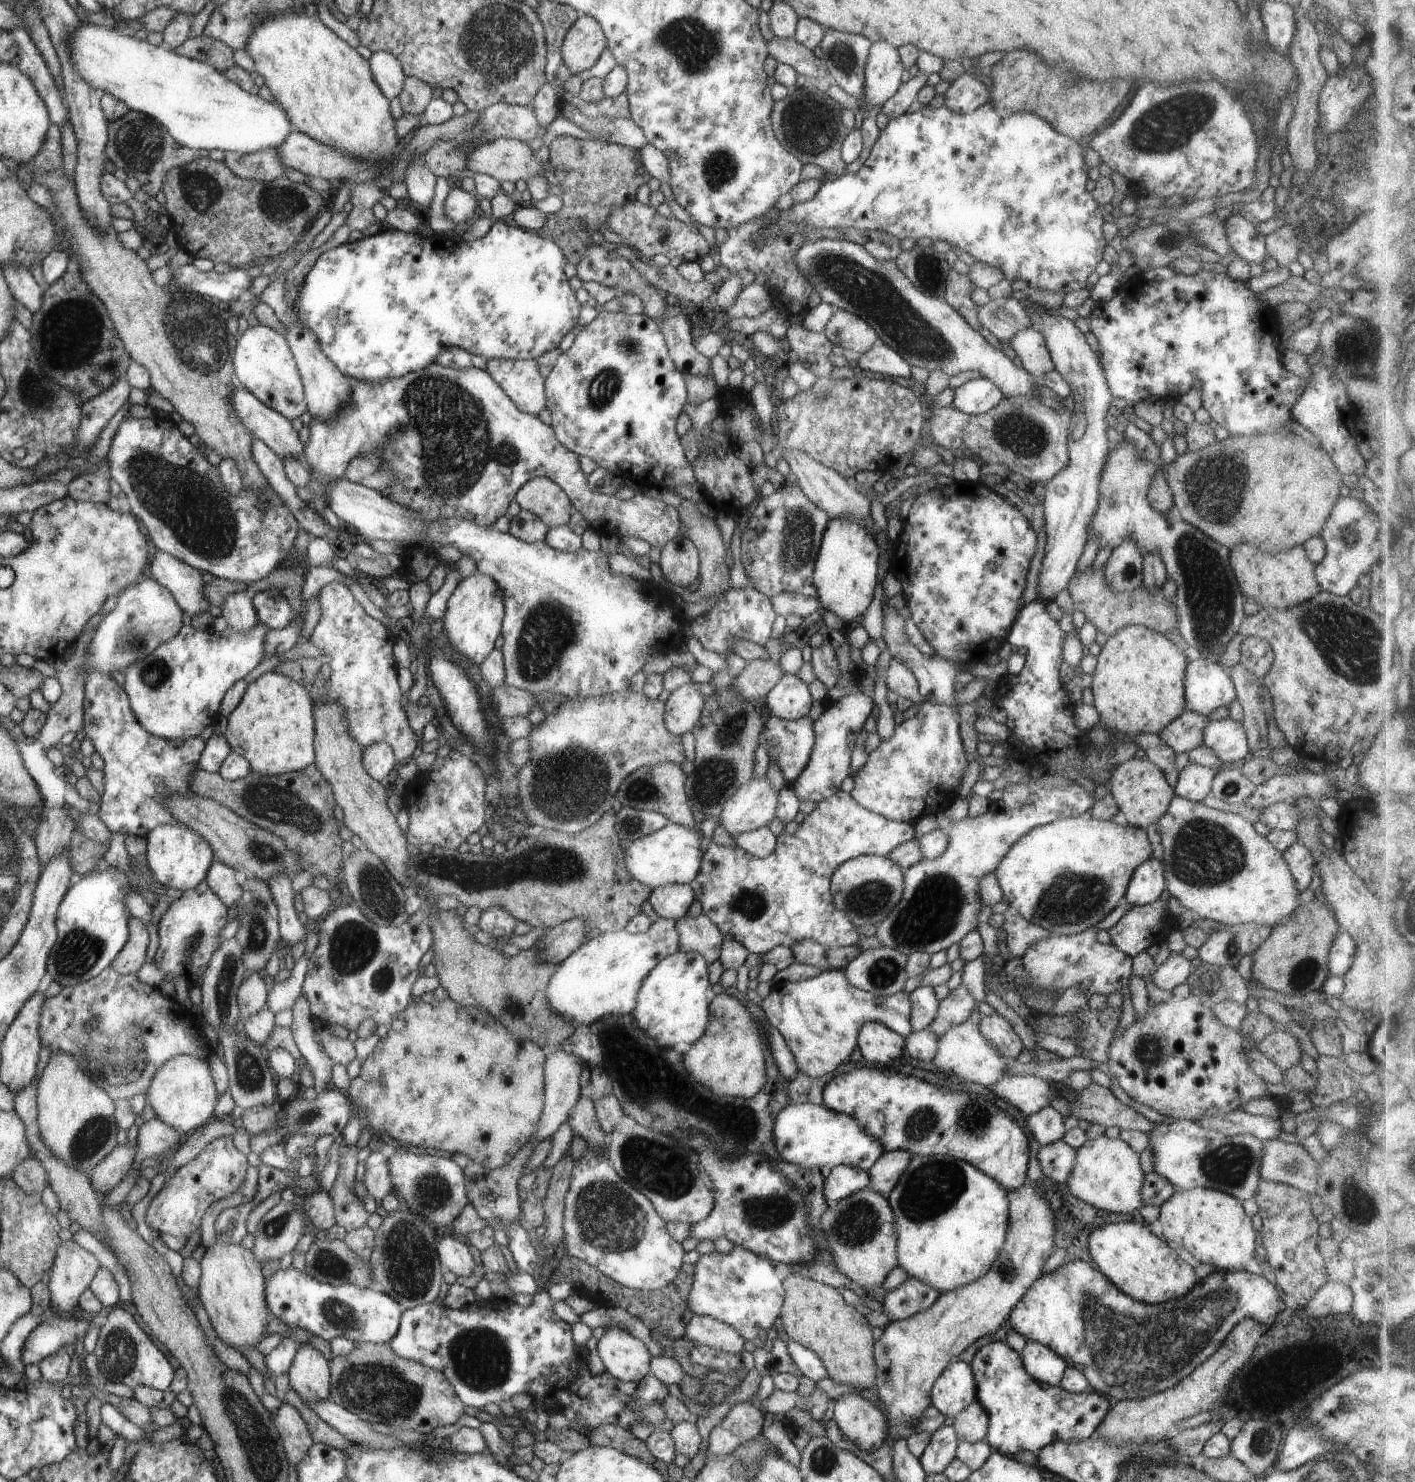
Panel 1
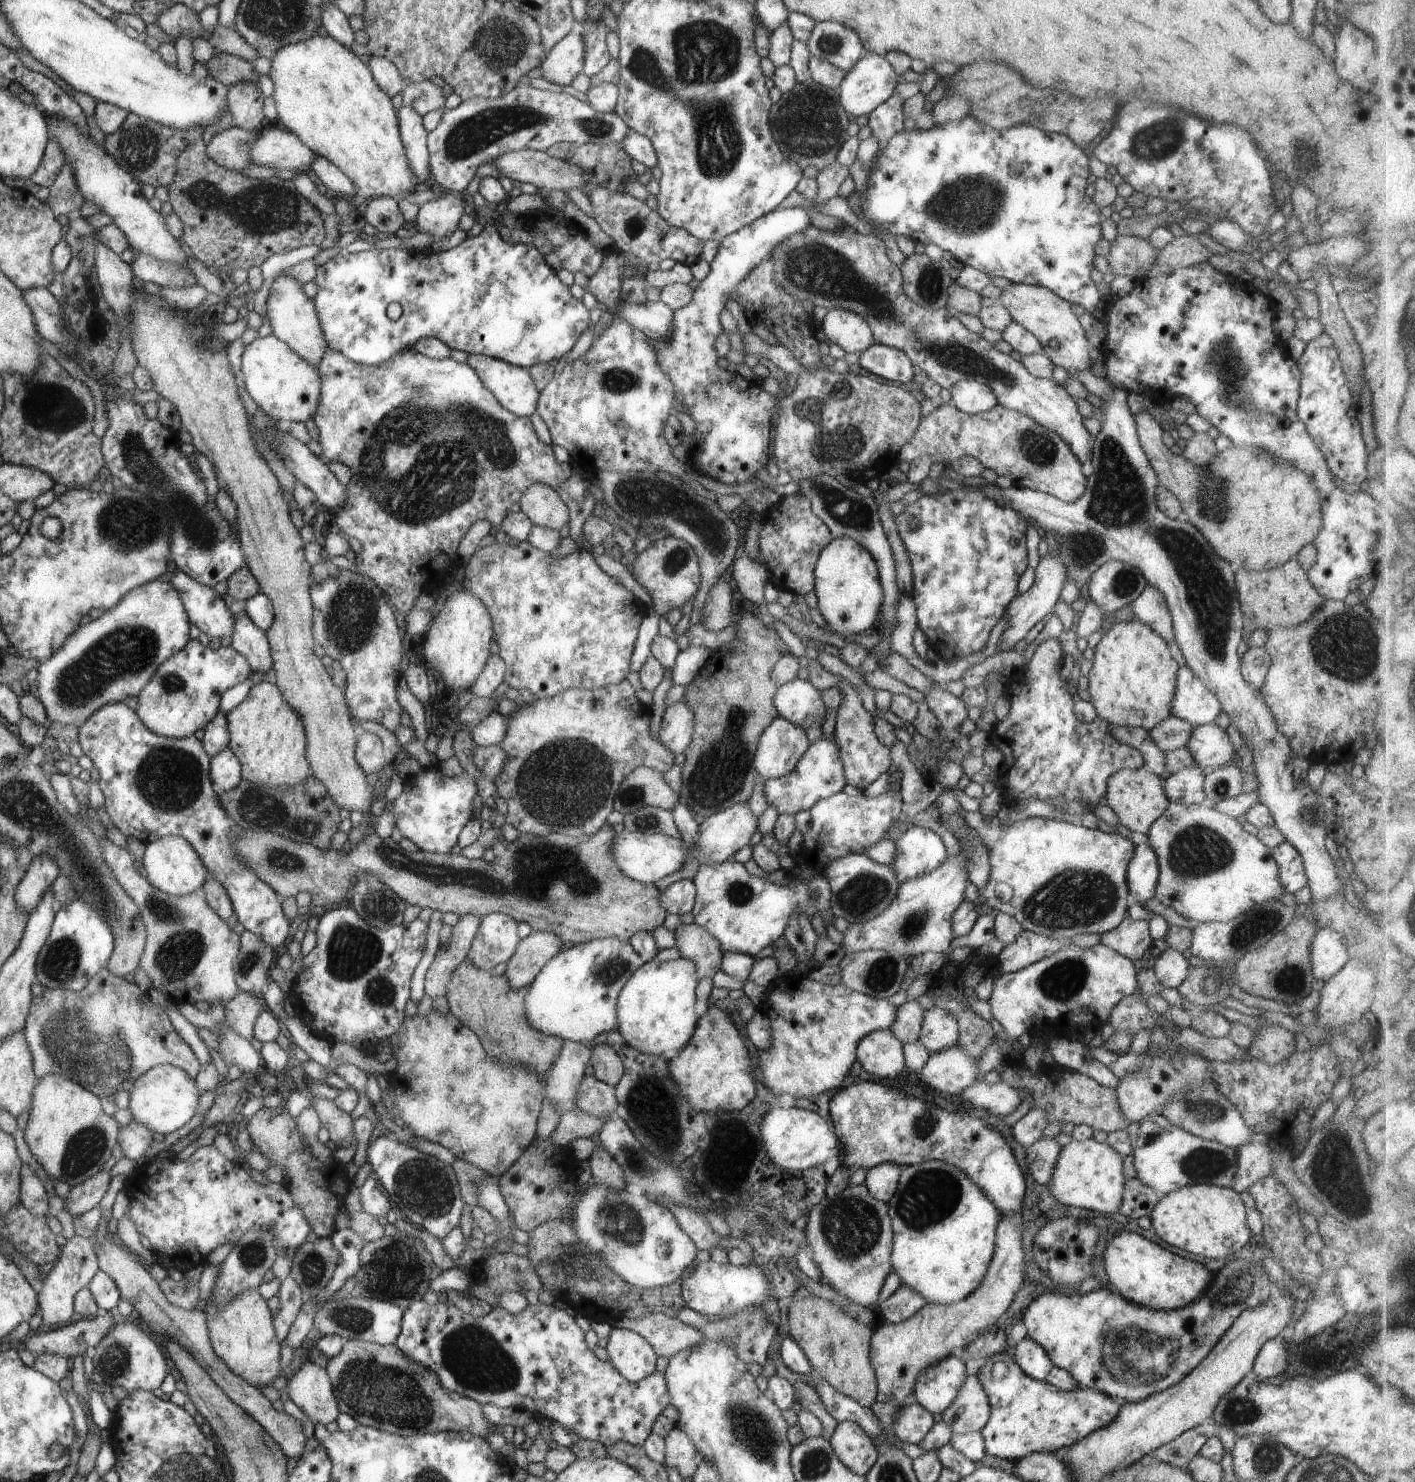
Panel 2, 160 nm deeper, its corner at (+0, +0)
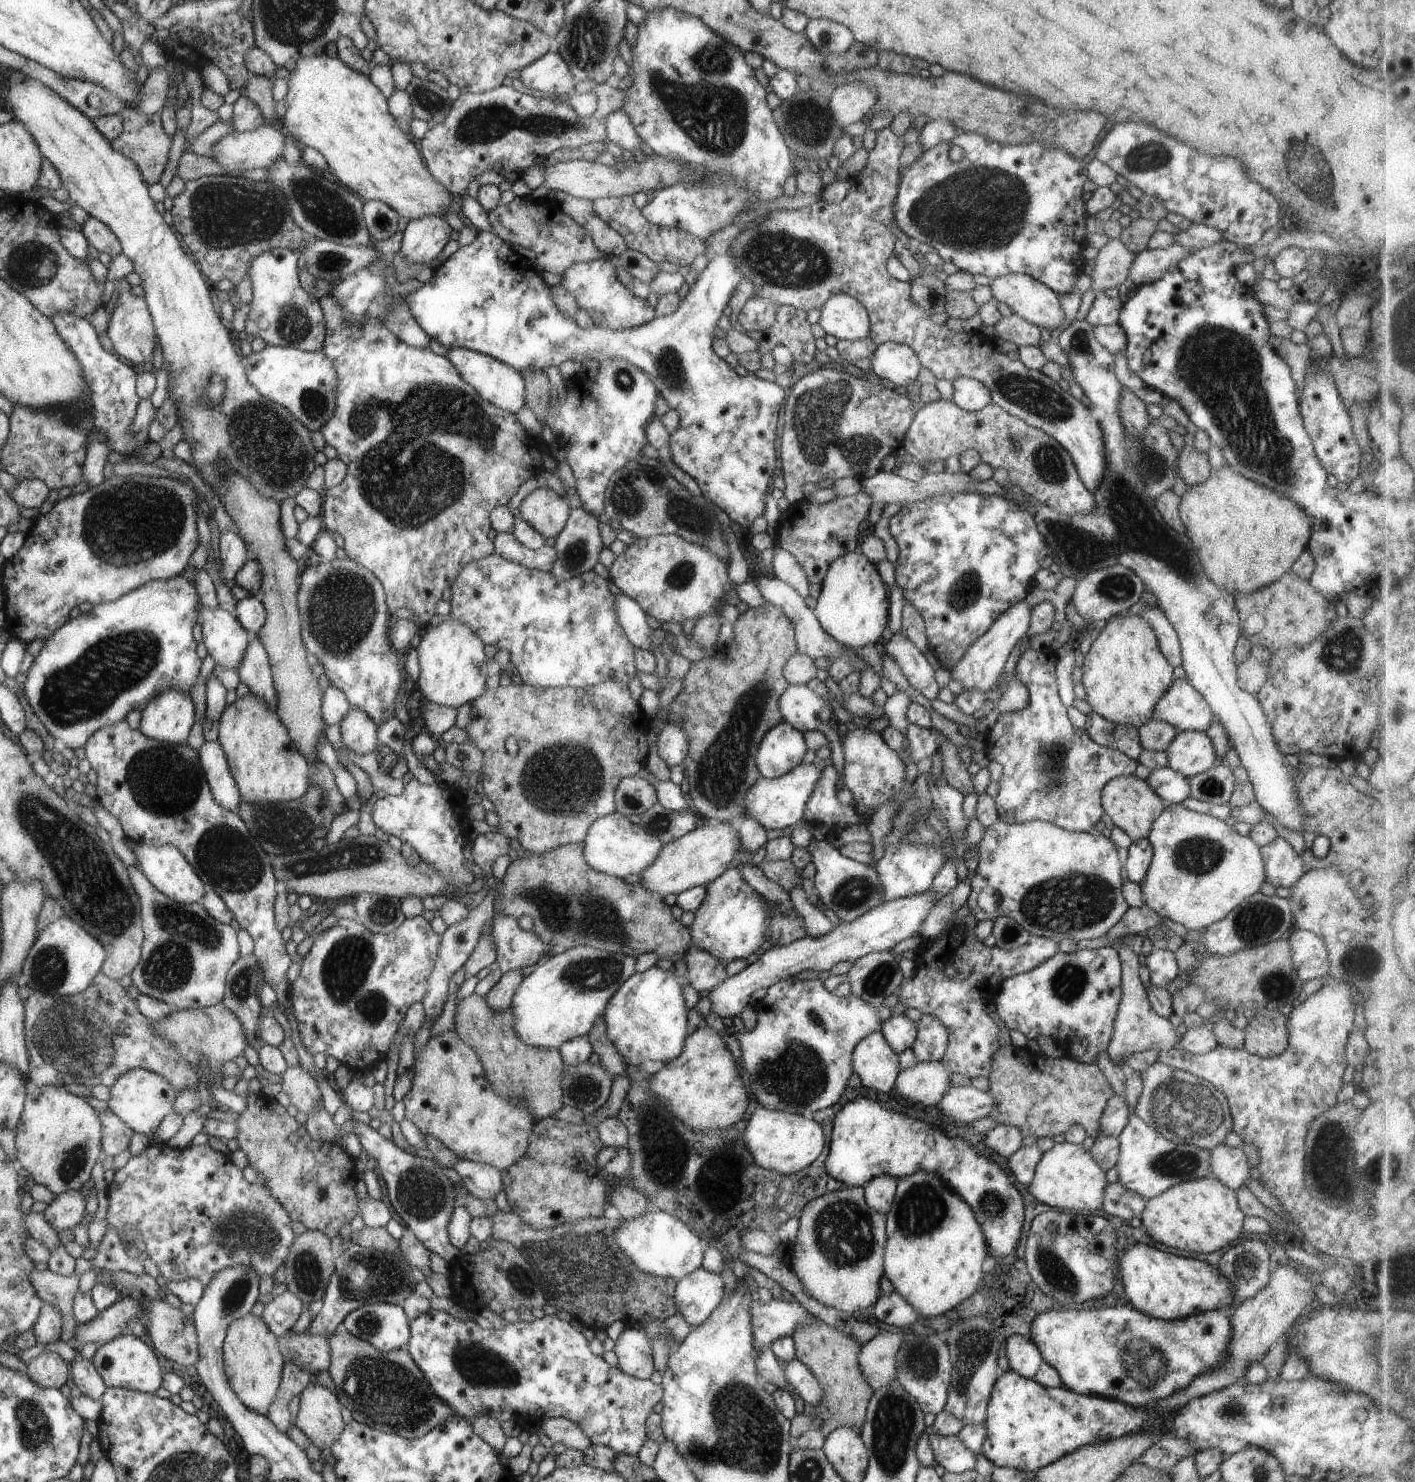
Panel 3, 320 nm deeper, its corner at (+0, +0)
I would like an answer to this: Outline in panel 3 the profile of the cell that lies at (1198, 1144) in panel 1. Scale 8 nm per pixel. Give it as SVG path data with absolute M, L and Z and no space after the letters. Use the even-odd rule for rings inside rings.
M1127 1070L1126 1074L1127 1083L1124 1096L1130 1114L1124 1130L1117 1136L1120 1148L1115 1162L1118 1184L1131 1190L1134 1194L1139 1194L1147 1201L1178 1183L1211 1176L1210 1151L1202 1150L1194 1145L1167 1141L1135 1113L1137 1100L1143 1089L1143 1080L1138 1071Z

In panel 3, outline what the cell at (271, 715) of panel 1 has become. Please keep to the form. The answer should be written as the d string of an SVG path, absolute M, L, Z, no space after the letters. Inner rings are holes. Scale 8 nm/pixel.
M249 694L237 698L236 702L226 705L219 720L220 743L226 755L228 766L241 797L247 803L264 805L277 805L278 803L298 800L305 796L308 788L308 764L302 756L300 748L293 742L288 733L288 728L281 721L275 711L267 708L267 704L257 696Z

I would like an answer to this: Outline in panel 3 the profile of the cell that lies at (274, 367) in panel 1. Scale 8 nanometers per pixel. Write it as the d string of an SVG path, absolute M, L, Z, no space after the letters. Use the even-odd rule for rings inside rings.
M271 347L246 357L250 382L266 398L286 407L310 430L319 431L335 413L339 374L333 360L322 348L303 351L297 347Z

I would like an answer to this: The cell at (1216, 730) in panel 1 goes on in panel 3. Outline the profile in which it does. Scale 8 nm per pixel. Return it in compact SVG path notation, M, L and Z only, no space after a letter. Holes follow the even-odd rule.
M1180 731L1165 753L1167 766L1189 779L1218 762L1210 738L1200 731Z

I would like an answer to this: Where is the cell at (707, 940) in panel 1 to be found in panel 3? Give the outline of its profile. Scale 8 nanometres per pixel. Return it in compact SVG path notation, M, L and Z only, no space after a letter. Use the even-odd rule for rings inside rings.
M691 944L685 954L686 978L697 992L710 992L729 975L725 963Z

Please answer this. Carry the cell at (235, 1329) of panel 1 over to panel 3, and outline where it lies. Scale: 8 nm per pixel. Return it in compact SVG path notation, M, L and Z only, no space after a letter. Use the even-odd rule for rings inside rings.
M246 1314L230 1324L223 1348L224 1372L238 1400L251 1411L267 1416L278 1398L286 1360L277 1345L277 1337L261 1318Z

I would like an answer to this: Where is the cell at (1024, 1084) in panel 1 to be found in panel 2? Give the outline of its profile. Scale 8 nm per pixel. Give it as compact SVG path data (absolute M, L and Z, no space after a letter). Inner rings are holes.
M976 1080L968 1088L959 1094L960 1099L969 1102L973 1107L982 1108L988 1114L994 1116L1006 1116L1014 1112L1023 1099L1020 1091L1000 1081L986 1083L984 1080Z

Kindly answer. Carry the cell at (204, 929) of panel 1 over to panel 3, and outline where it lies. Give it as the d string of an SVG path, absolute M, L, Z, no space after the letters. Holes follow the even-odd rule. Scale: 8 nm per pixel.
M137 867L130 868L131 881L141 896L141 918L144 920L144 948L142 958L131 974L132 984L142 995L168 1003L175 1009L203 1009L222 1004L228 988L228 972L240 958L238 938L232 924L226 925L214 919L199 903L182 904L168 898L146 878Z

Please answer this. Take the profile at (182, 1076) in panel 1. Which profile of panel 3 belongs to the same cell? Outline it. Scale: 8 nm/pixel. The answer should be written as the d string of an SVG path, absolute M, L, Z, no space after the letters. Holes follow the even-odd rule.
M132 1069L114 1081L109 1087L110 1098L107 1100L109 1109L123 1120L133 1132L150 1135L160 1126L160 1120L172 1111L175 1086L165 1078L146 1069Z

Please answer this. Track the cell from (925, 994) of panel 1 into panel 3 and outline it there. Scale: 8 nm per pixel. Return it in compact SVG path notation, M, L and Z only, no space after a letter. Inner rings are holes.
M904 1014L891 1016L881 1026L881 1033L884 1035L890 1048L900 1054L910 1049L914 1044L917 1035L917 1024Z

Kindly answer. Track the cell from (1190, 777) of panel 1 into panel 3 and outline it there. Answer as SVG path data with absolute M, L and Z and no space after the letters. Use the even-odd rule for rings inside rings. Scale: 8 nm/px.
M1168 766L1151 771L1145 781L1167 804L1180 805L1191 796L1190 779Z

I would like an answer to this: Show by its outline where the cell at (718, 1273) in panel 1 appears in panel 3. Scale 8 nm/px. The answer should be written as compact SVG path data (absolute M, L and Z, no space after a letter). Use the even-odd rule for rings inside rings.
M702 1267L679 1279L674 1297L677 1314L685 1318L692 1329L700 1326L721 1301L725 1294L724 1284L722 1276Z

